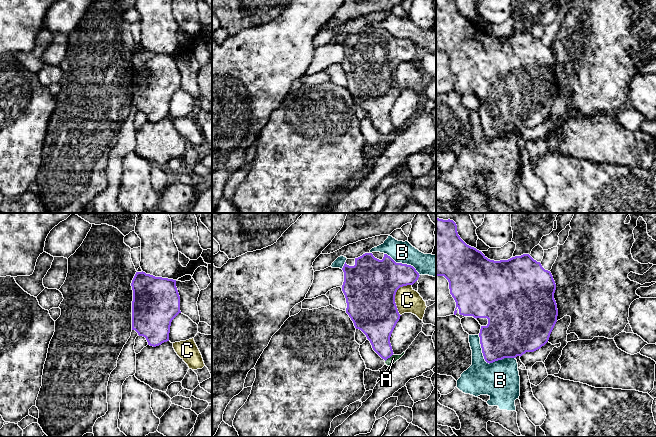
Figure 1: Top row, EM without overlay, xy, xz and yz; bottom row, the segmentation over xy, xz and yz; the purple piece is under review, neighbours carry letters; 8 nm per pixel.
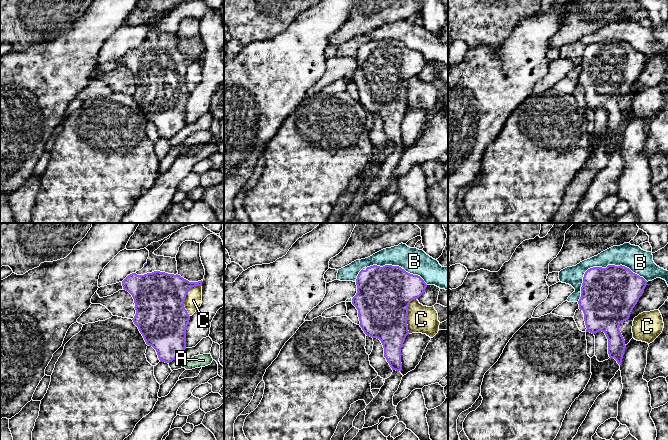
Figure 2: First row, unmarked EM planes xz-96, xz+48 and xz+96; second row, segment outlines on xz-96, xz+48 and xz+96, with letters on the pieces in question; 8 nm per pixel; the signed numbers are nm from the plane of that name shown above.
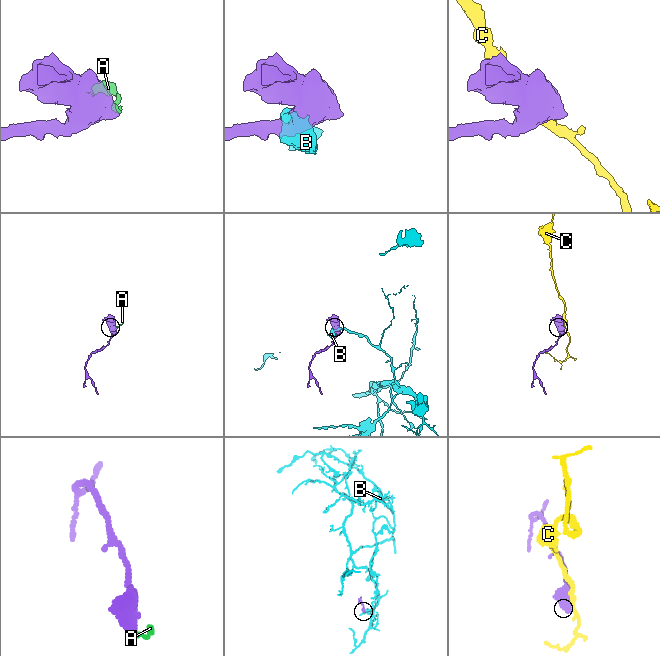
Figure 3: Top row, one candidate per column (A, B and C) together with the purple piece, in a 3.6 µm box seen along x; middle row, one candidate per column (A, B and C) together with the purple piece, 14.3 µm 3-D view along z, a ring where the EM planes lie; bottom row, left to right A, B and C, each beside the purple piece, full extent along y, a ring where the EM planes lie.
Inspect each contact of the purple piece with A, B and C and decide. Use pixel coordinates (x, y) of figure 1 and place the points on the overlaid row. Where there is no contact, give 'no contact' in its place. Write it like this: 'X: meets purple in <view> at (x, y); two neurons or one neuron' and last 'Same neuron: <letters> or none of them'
A: meets purple in xz at (389, 357); two neurons
B: meets purple in yz at (487, 362); two neurons
C: meets purple in xz at (394, 296); two neurons
Same neuron: none of them

